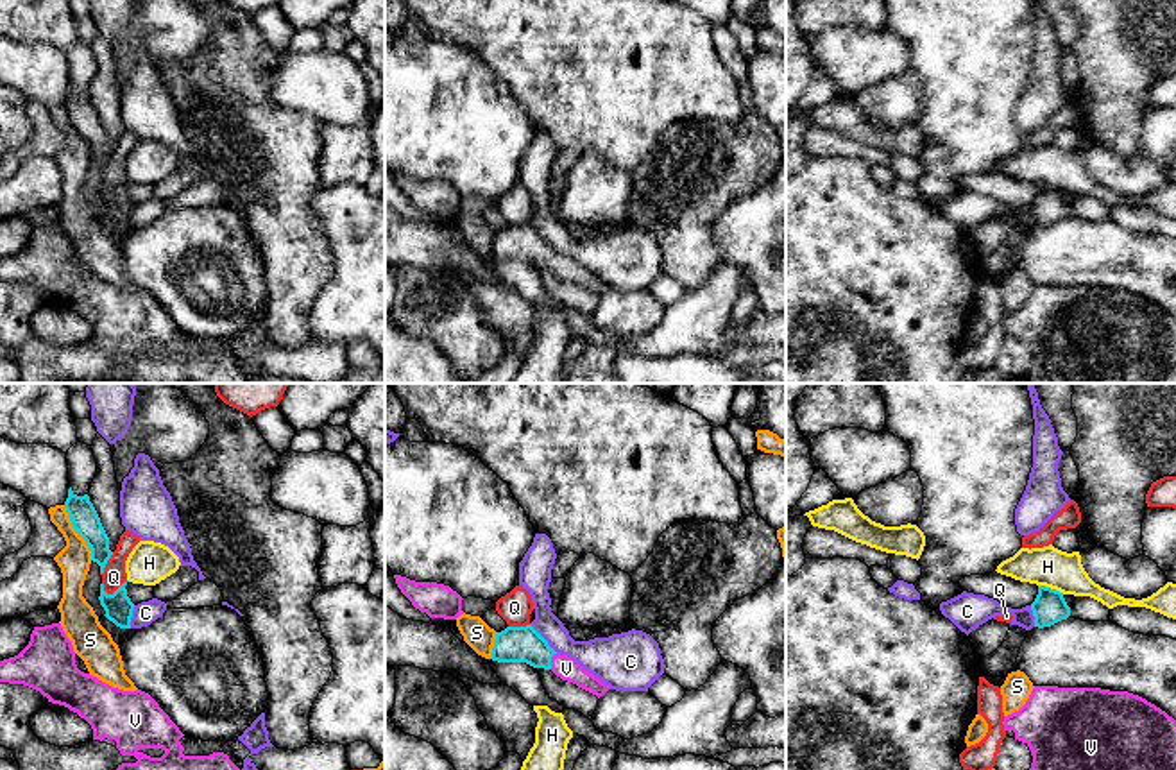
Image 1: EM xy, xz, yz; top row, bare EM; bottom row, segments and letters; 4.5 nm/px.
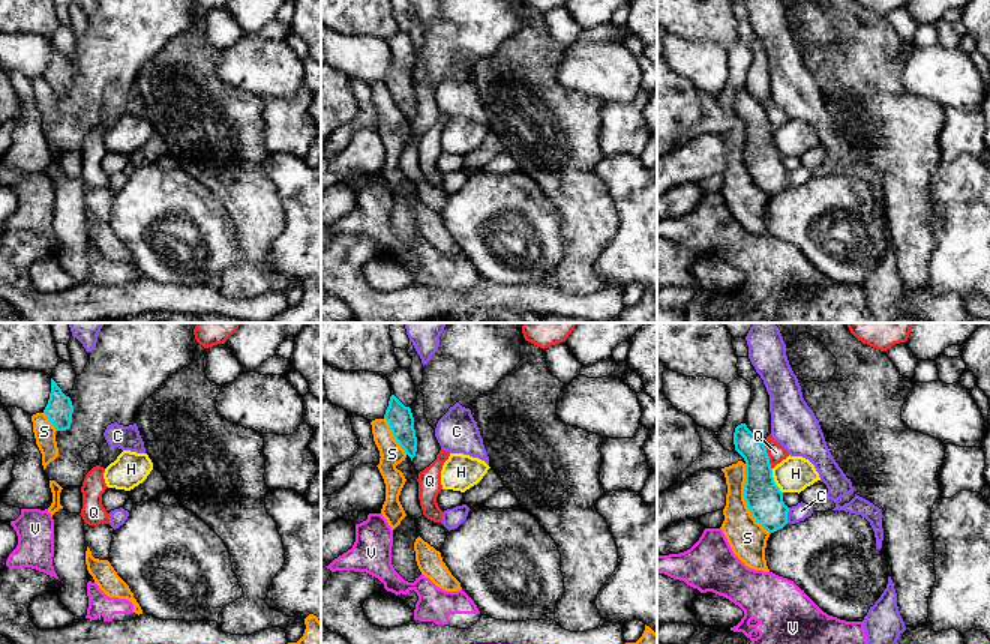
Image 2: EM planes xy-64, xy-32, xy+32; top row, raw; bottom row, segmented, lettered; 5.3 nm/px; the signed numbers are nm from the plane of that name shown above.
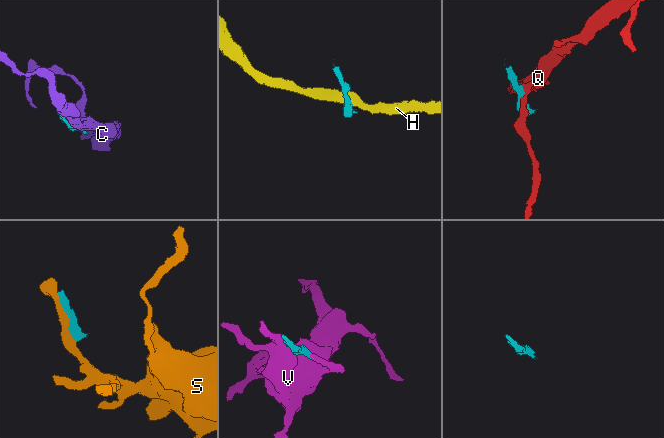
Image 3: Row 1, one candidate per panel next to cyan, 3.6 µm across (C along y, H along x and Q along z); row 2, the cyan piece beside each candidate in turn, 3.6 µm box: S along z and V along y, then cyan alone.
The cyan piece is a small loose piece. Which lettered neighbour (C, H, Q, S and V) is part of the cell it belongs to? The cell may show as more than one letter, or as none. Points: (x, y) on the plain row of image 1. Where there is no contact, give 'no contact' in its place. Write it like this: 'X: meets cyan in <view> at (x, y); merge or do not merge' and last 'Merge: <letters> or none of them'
C: meets cyan in xz at (543, 237); do not merge
H: meets cyan in yz at (1049, 187); do not merge
Q: meets cyan in xy at (117, 188); do not merge
S: meets cyan in xy at (77, 131); do not merge
V: meets cyan in xz at (550, 260); merge
Merge: V

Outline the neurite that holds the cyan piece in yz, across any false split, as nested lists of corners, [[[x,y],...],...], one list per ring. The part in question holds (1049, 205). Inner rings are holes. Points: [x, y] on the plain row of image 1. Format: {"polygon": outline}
{"polygon": [[[1038,184],[1038,193],[1031,202],[1031,210],[1035,226],[1038,227],[1051,226],[1070,215],[1070,206],[1067,204],[1063,192],[1045,184]]]}

